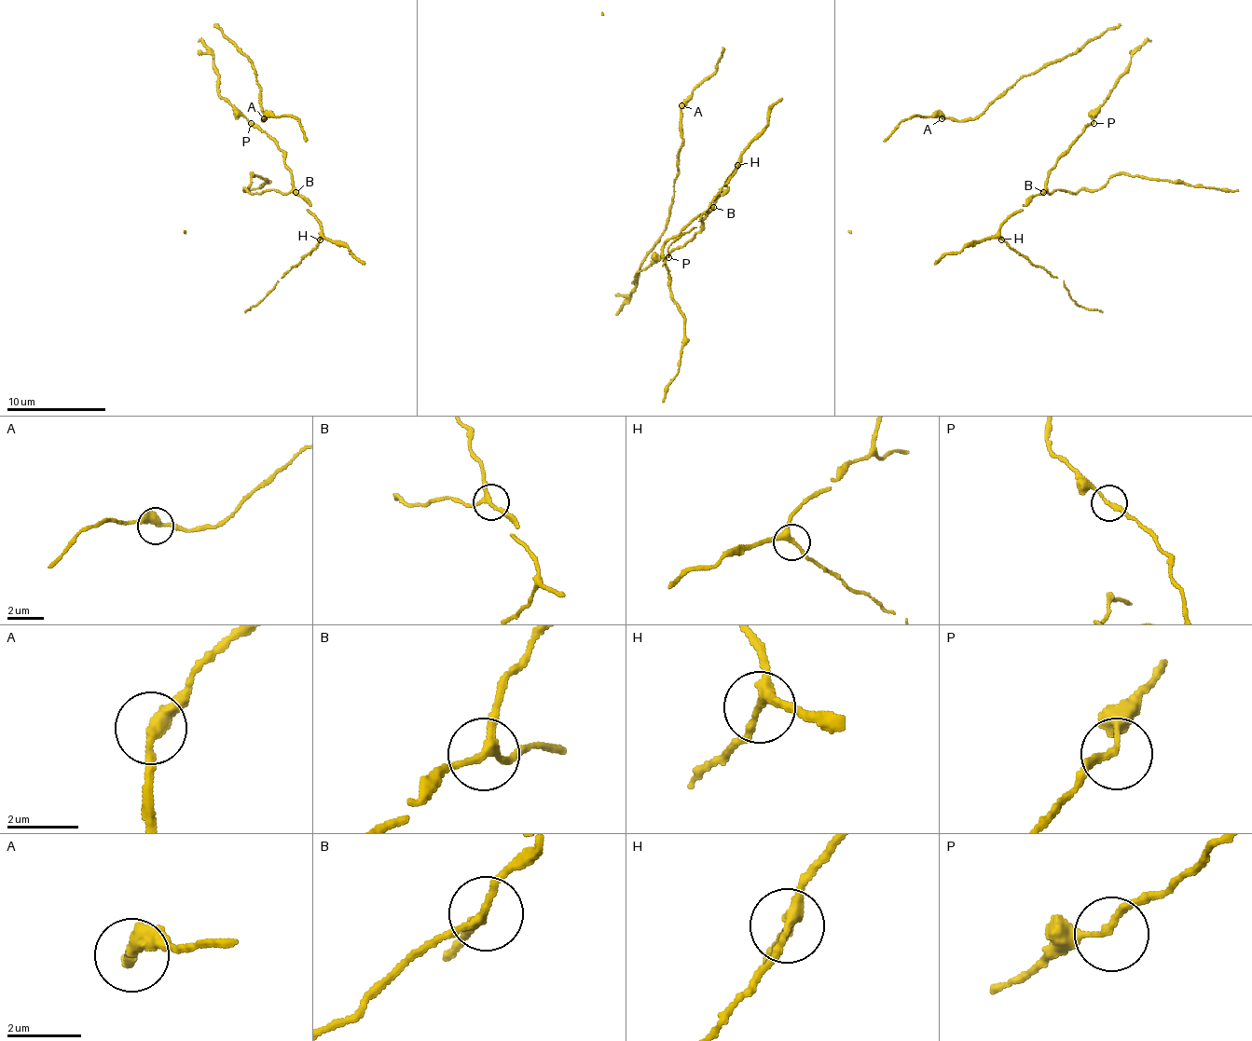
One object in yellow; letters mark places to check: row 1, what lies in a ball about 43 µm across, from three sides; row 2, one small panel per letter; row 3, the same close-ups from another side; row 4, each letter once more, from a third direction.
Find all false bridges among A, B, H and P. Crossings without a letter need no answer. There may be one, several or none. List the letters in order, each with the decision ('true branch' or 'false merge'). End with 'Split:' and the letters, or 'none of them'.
A: true branch
B: true branch
H: true branch
P: true branch
Split: none of them

